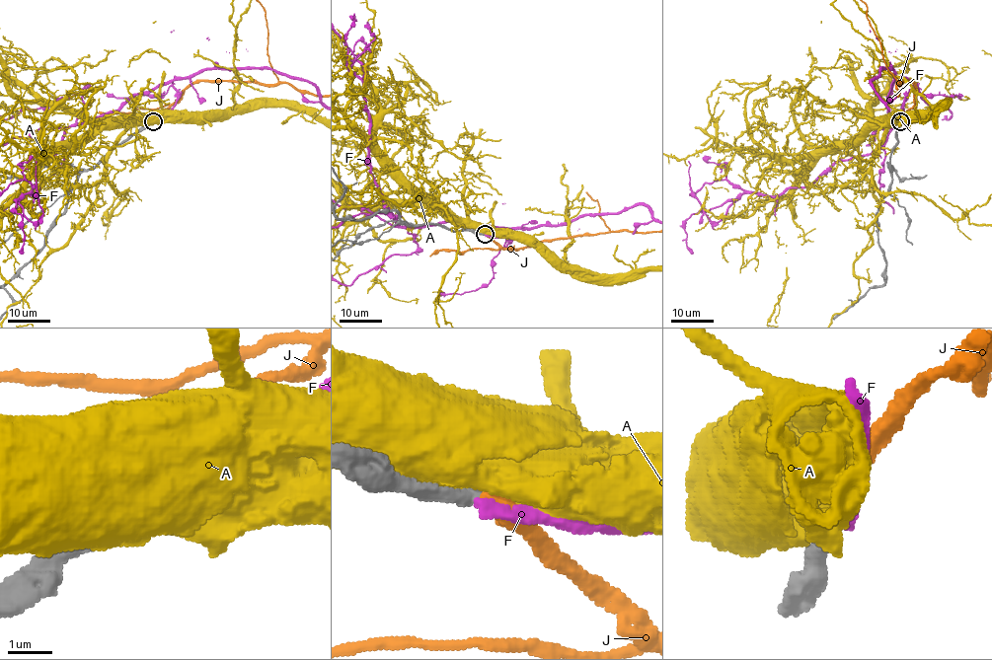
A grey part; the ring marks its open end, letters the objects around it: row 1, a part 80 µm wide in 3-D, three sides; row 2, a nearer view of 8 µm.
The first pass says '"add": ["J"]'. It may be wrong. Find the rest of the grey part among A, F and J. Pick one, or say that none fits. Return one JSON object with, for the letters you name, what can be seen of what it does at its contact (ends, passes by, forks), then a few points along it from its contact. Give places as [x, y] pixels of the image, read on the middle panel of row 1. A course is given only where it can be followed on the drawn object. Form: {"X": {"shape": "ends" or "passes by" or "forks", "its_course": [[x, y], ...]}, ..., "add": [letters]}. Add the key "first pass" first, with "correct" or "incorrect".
{"first pass": "correct", "J": {"shape": "ends"}, "add": ["J"]}

